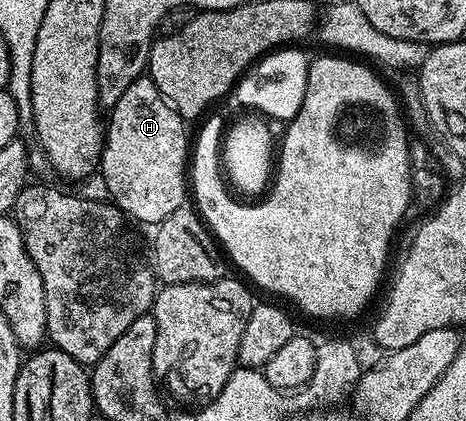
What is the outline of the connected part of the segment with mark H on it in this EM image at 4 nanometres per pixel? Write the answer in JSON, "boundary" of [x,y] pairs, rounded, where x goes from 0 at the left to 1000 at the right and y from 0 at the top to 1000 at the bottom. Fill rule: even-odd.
{"boundary":[[[303,183],[288,192],[288,202],[279,202],[279,211],[270,211],[270,221],[262,221],[262,230],[253,230],[253,240],[236,259],[234,278],[227,283],[227,309],[223,316],[223,349],[215,356],[215,392],[210,416],[223,423],[223,444],[234,454],[238,480],[255,492],[266,504],[277,523],[294,520],[300,530],[320,530],[333,534],[348,527],[356,515],[365,515],[365,506],[373,506],[373,496],[382,489],[378,473],[378,454],[397,451],[399,444],[399,409],[408,397],[408,311],[399,304],[399,287],[373,261],[358,230],[343,219],[339,202],[330,202],[330,192],[315,183]]]}

